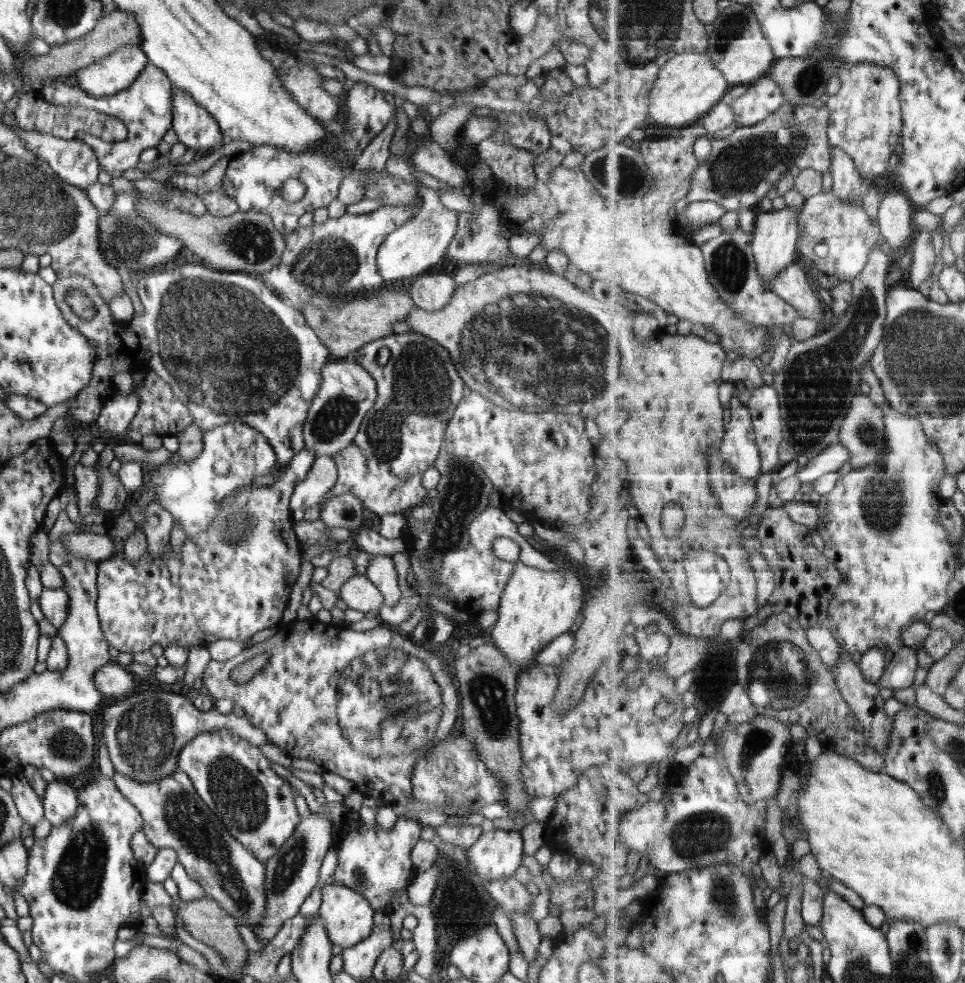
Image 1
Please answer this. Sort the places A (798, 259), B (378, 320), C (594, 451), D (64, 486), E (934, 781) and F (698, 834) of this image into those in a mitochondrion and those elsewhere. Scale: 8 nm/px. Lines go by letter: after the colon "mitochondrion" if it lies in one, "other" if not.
A: other
B: other
C: other
D: other
E: mitochondrion
F: mitochondrion

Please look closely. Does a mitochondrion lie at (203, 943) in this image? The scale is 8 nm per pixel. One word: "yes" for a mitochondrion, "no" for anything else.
no

